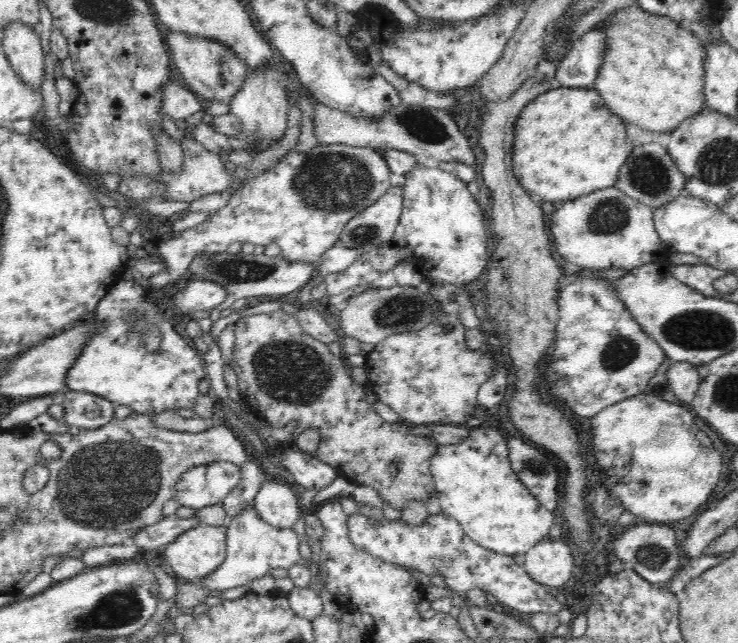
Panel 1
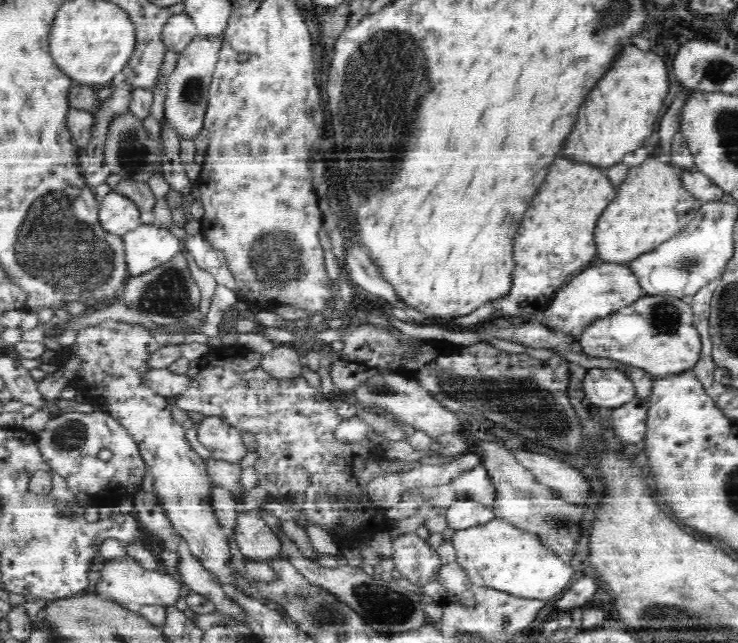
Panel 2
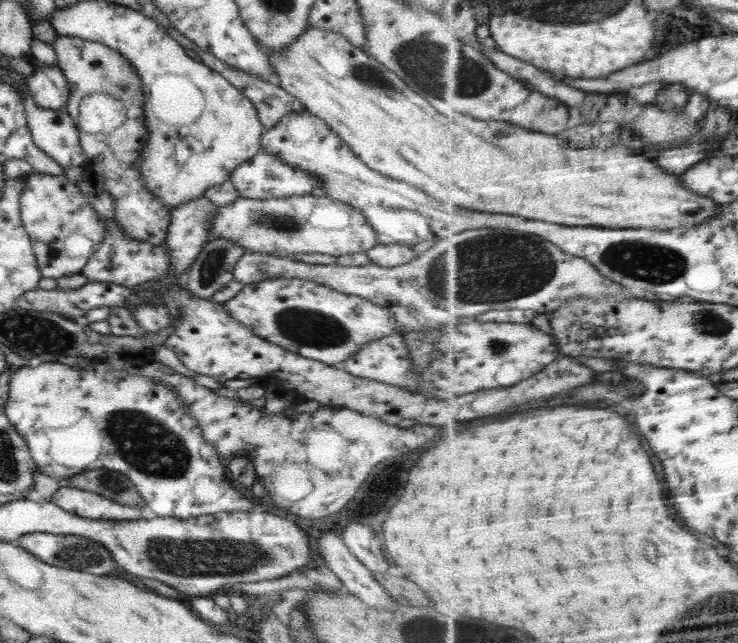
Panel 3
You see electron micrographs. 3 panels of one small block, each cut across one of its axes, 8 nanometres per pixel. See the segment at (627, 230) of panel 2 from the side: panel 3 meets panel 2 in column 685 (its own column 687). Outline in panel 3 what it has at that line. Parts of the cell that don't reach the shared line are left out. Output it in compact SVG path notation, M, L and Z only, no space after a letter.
M308 25L304 33L300 34L300 38L296 39L292 45L288 45L288 48L272 49L267 54L270 56L270 62L272 62L272 68L274 68L274 81L277 85L286 90L288 94L292 94L294 98L297 98L308 113L314 115L316 118L320 118L332 132L338 135L338 138L352 150L365 166L384 176L394 178L394 180L407 182L410 186L415 186L418 190L432 195L437 201L450 205L458 203L463 207L482 212L502 212L504 214L526 216L526 218L536 218L536 220L546 220L546 222L566 226L652 228L652 230L674 230L674 228L682 228L684 226L706 224L706 222L710 222L712 218L718 216L722 206L715 198L700 196L700 194L692 192L690 188L686 188L684 182L682 182L682 178L678 174L666 172L652 158L646 158L646 156L628 156L628 154L622 152L624 148L612 148L612 150L602 150L602 146L598 146L598 148L580 148L560 138L559 135L549 135L538 130L527 129L518 123L496 119L492 120L492 122L489 120L480 120L480 118L476 120L474 116L466 113L460 114L462 118L458 118L458 116L450 118L450 116L440 114L426 98L422 98L420 94L416 94L416 91L412 90L402 78L398 78L392 70L381 65L380 62L372 60L366 52L348 42L348 39L344 38L341 34L328 30L319 30L312 25Z

